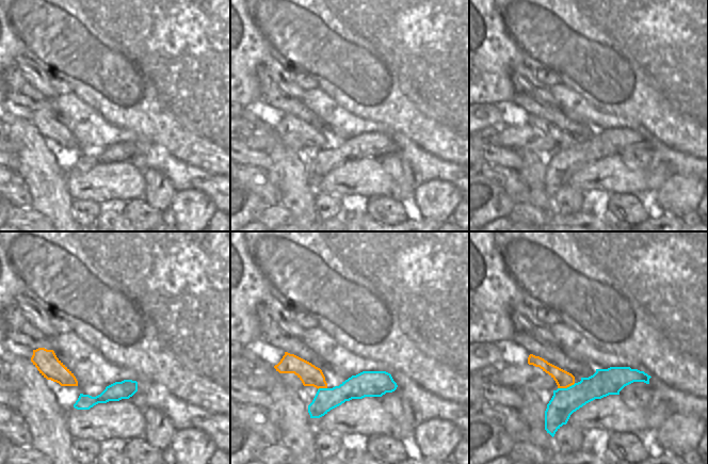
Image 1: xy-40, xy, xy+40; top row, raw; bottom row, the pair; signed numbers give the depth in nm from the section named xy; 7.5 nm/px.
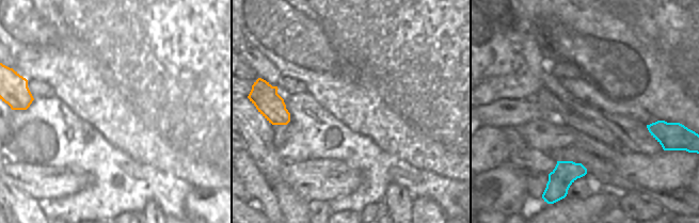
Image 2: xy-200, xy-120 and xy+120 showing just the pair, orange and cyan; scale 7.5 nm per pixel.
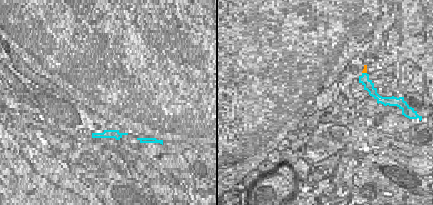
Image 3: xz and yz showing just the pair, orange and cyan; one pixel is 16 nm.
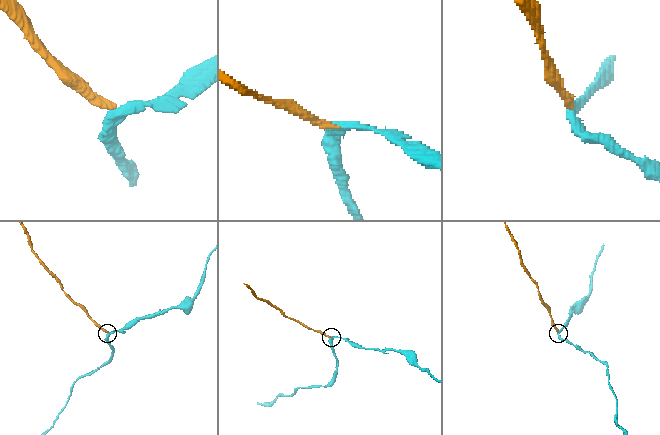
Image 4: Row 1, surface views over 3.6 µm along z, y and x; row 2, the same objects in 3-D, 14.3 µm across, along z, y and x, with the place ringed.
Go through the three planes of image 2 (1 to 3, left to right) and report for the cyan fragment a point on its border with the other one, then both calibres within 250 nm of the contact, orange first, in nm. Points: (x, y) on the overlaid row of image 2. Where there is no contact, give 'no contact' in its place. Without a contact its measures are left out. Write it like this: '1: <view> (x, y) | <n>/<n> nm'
1: no contact
2: no contact
3: no contact

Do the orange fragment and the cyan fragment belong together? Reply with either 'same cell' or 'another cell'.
another cell

